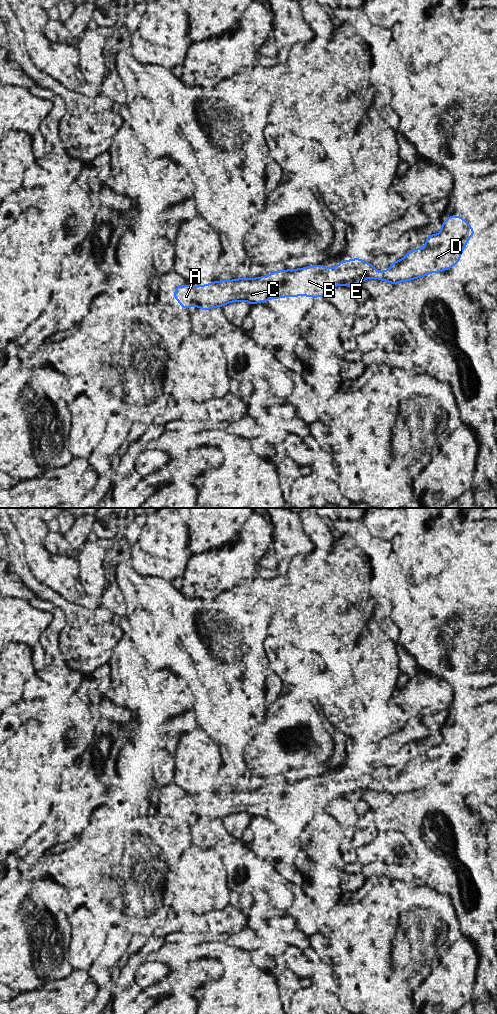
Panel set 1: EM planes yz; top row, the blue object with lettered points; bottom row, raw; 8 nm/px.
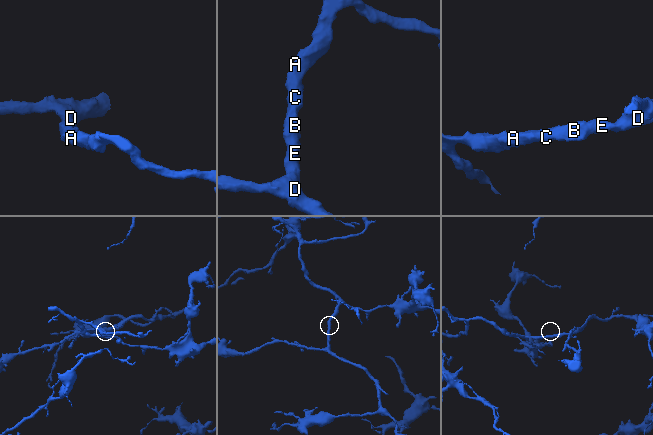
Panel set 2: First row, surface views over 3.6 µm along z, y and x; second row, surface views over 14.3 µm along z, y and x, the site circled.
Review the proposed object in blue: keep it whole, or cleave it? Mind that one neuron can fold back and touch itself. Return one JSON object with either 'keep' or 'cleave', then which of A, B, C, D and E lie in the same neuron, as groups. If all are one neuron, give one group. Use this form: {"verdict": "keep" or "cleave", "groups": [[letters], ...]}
{"verdict": "keep", "groups": [["A", "B", "C", "D", "E"]]}

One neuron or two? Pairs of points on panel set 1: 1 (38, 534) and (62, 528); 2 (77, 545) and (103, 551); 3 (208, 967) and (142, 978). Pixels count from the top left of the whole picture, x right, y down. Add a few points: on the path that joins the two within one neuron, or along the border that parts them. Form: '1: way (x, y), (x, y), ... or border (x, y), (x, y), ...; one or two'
1: way (44, 528), (56, 528); one
2: border (92, 533), (78, 552); two
3: border (168, 972), (146, 988); two

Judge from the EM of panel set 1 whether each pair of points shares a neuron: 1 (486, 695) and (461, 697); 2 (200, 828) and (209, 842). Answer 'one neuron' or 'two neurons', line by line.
1: one neuron
2: one neuron

